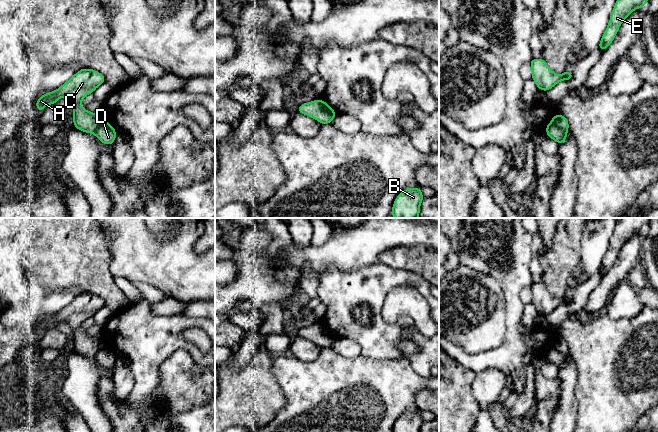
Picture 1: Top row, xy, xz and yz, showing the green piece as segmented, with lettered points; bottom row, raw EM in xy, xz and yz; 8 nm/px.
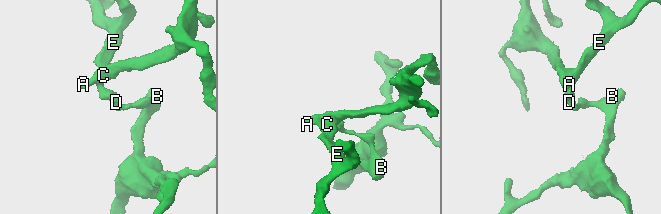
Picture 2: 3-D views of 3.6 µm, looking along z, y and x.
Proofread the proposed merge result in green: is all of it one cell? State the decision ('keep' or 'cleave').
cleave

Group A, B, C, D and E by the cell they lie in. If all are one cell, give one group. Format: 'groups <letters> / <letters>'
groups A C E / B D

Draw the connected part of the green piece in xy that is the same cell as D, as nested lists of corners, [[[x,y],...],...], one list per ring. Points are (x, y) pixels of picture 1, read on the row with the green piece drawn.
[[[109,124],[101,125],[95,131],[95,136],[102,143],[110,145],[115,142],[116,130]]]

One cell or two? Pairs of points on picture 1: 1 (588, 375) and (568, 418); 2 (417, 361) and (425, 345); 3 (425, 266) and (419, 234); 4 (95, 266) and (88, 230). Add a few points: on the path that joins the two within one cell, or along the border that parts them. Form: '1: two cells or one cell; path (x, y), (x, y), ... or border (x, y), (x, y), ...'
1: two cells; border (577, 377), (576, 421)
2: one cell; path (421, 357), (425, 353), (425, 349)
3: two cells; border (419, 245), (428, 247)
4: one cell; path (88, 257), (88, 239)

